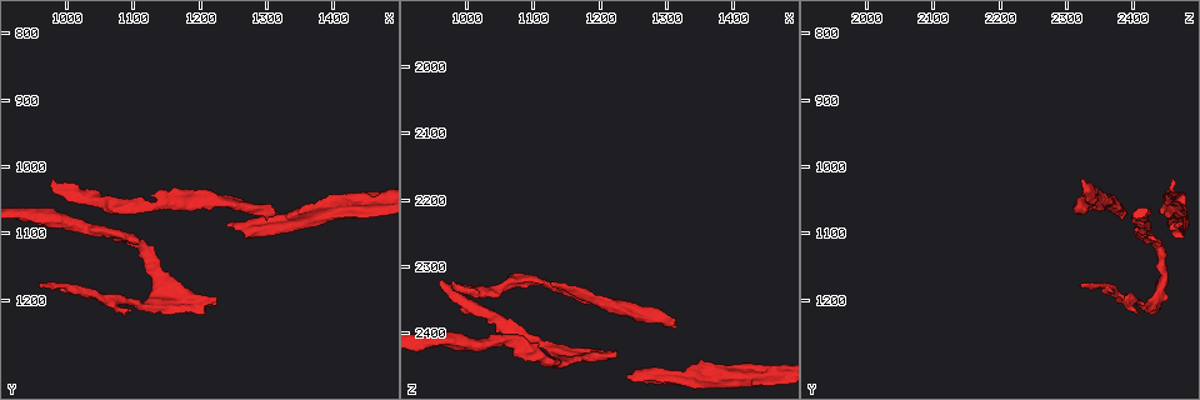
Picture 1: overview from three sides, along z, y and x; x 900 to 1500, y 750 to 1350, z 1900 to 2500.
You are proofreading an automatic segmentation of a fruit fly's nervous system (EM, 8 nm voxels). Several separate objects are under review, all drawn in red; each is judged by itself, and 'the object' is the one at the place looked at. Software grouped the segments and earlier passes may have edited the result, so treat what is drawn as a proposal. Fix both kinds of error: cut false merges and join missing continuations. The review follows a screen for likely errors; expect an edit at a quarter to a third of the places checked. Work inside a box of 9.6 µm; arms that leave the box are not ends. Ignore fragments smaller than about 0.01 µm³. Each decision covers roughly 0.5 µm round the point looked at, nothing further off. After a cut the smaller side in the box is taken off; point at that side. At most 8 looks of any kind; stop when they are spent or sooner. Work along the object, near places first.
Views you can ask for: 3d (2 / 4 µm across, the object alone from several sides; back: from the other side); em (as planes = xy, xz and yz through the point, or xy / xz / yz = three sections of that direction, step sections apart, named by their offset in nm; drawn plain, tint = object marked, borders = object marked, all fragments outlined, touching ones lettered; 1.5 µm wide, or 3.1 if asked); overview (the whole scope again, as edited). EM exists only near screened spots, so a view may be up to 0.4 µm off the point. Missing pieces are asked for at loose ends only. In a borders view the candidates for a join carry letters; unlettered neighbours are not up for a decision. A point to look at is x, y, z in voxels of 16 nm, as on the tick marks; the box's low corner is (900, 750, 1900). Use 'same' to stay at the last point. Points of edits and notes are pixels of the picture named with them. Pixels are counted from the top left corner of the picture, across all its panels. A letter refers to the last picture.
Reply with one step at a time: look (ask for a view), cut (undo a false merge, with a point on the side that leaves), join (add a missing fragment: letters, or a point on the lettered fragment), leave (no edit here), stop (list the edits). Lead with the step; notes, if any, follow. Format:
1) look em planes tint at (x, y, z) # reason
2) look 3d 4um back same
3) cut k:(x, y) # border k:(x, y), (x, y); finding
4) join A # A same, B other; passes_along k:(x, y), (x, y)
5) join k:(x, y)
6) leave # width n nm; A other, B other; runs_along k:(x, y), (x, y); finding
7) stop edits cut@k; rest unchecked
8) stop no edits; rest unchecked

look em xy step 8 borders at (960, 1180, 2320) # end of a long branch

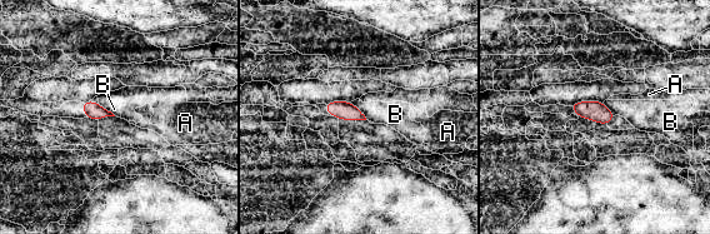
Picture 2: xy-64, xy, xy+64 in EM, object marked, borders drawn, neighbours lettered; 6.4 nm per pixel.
look em planes borders same

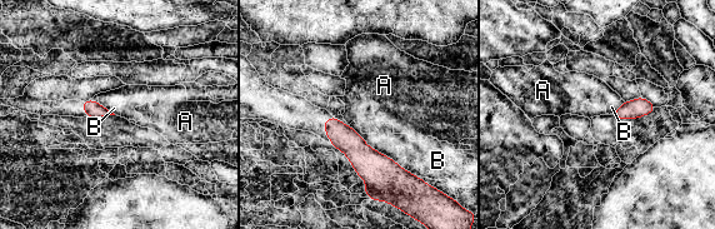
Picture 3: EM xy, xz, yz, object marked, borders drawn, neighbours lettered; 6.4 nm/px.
leave # A other, B other; border 3:(94, 99), (110, 110); none of them fits

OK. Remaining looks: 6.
look 3d 4um back at (975, 1015, 2325) # free end

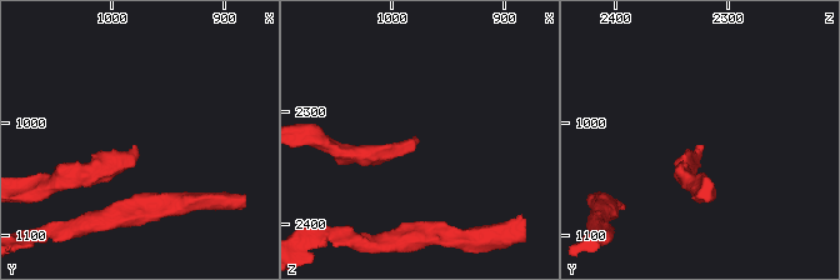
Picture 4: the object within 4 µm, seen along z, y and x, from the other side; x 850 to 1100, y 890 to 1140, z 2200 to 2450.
look em xz step 4 tint at (978, 1016, 2326) # now the EM

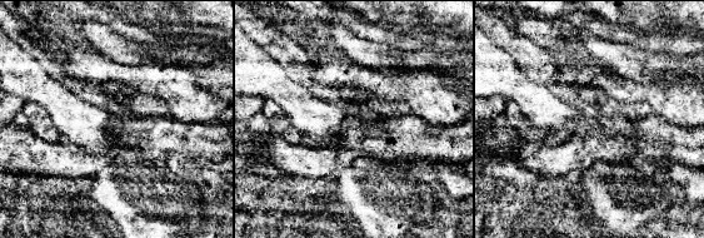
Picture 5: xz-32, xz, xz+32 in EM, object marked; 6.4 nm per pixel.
look em planes borders same # cut it another way

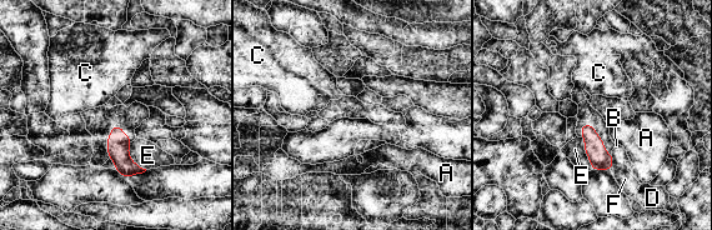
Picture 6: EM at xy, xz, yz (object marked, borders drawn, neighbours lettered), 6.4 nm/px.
leave # A other, B other, C other, D other, E other, F other; border 6:(130, 143), (129, 156), (146, 169); no lettered fragment goes on from it

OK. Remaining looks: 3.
look em yz step 8 tint at (1140, 1180, 2445) # arms part here

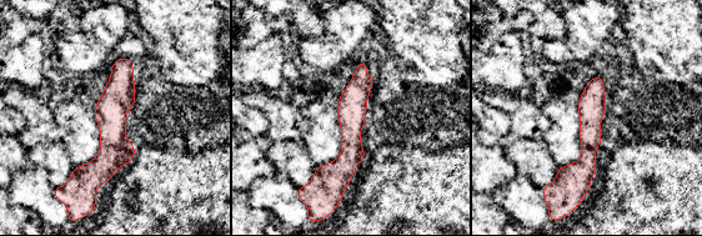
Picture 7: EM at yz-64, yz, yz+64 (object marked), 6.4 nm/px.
look em planes borders same

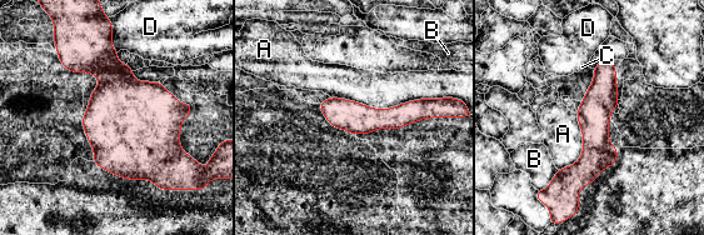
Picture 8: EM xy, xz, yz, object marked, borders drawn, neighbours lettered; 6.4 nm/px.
leave # A other, B other, C other, D other; runs_along 8:(608, 63), (595, 158), (577, 186); continuous, no second neuron

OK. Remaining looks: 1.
stop no edits; rest unchecked

